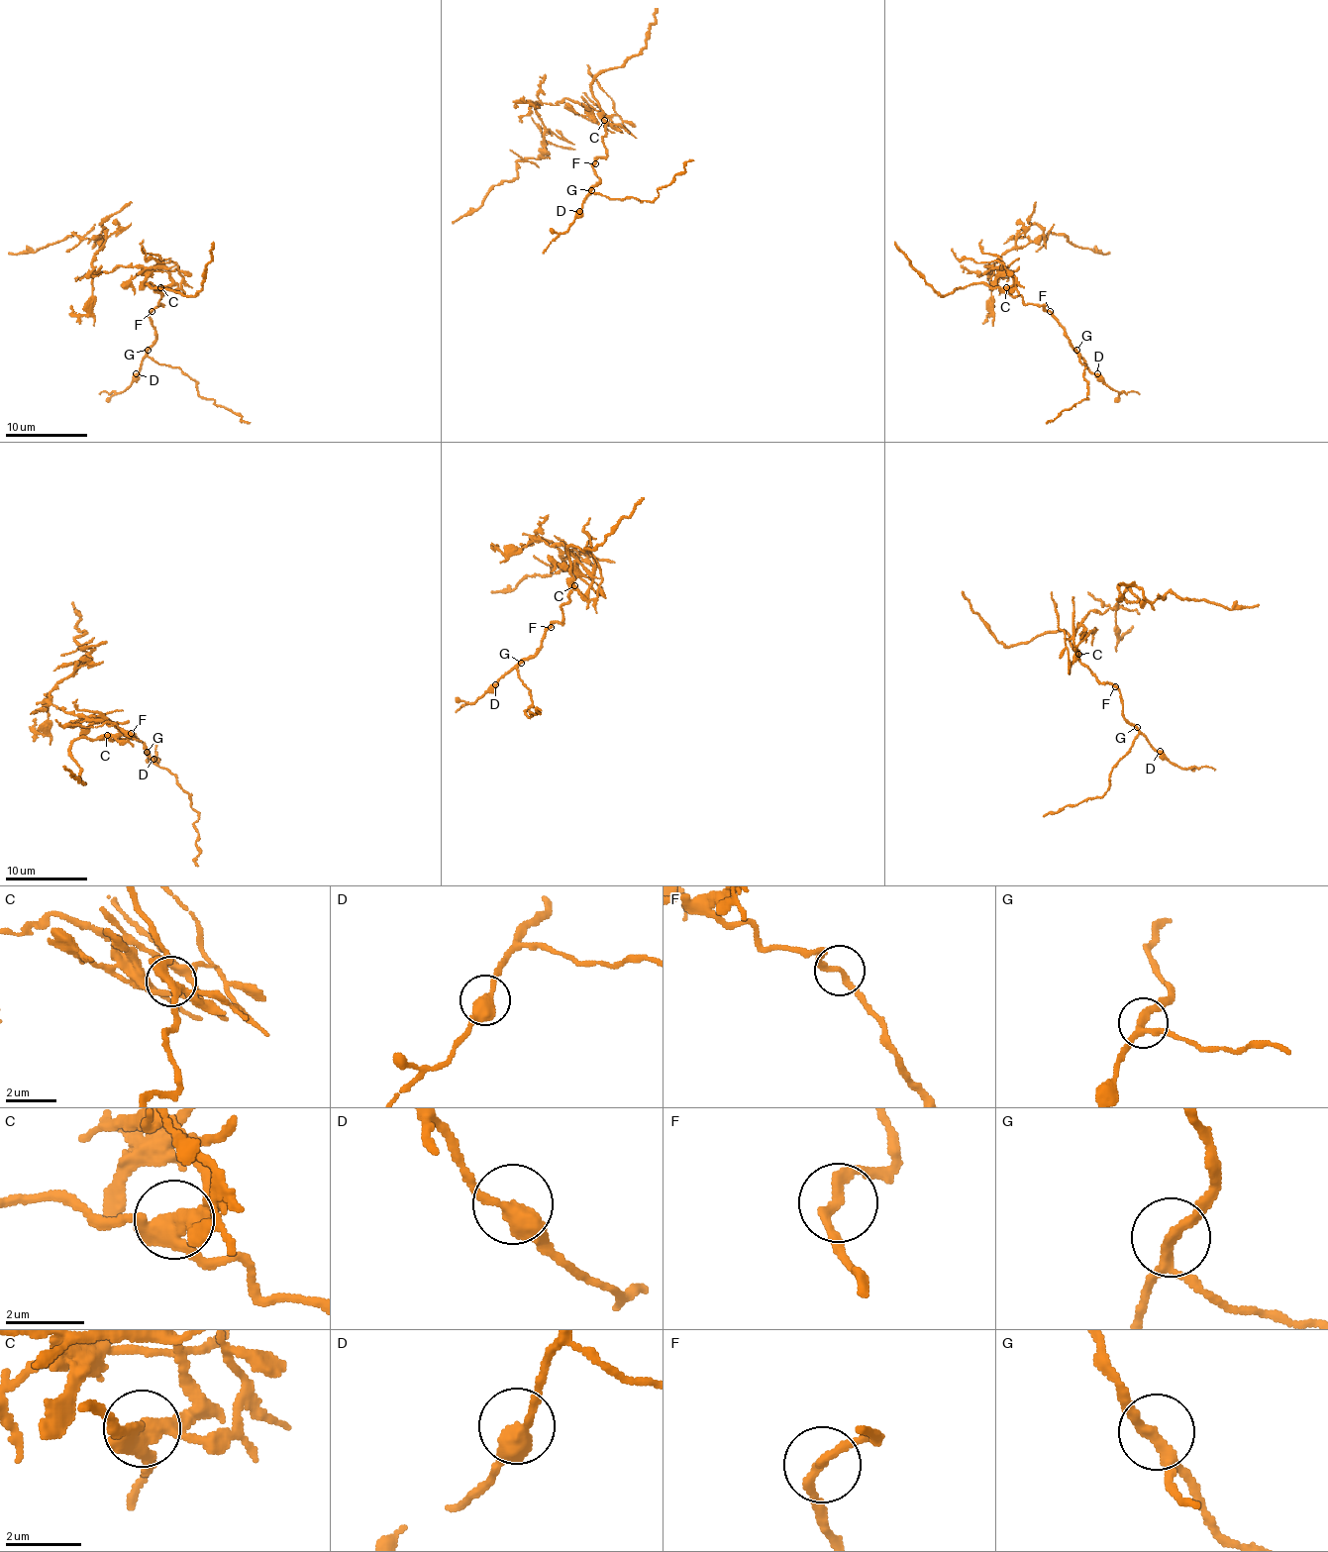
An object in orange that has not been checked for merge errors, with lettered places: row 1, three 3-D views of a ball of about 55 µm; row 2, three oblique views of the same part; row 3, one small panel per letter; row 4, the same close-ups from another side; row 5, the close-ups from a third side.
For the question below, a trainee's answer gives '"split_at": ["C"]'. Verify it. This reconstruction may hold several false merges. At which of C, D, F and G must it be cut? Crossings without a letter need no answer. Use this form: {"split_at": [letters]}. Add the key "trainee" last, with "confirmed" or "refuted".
{"split_at": ["C"], "trainee": "confirmed"}

